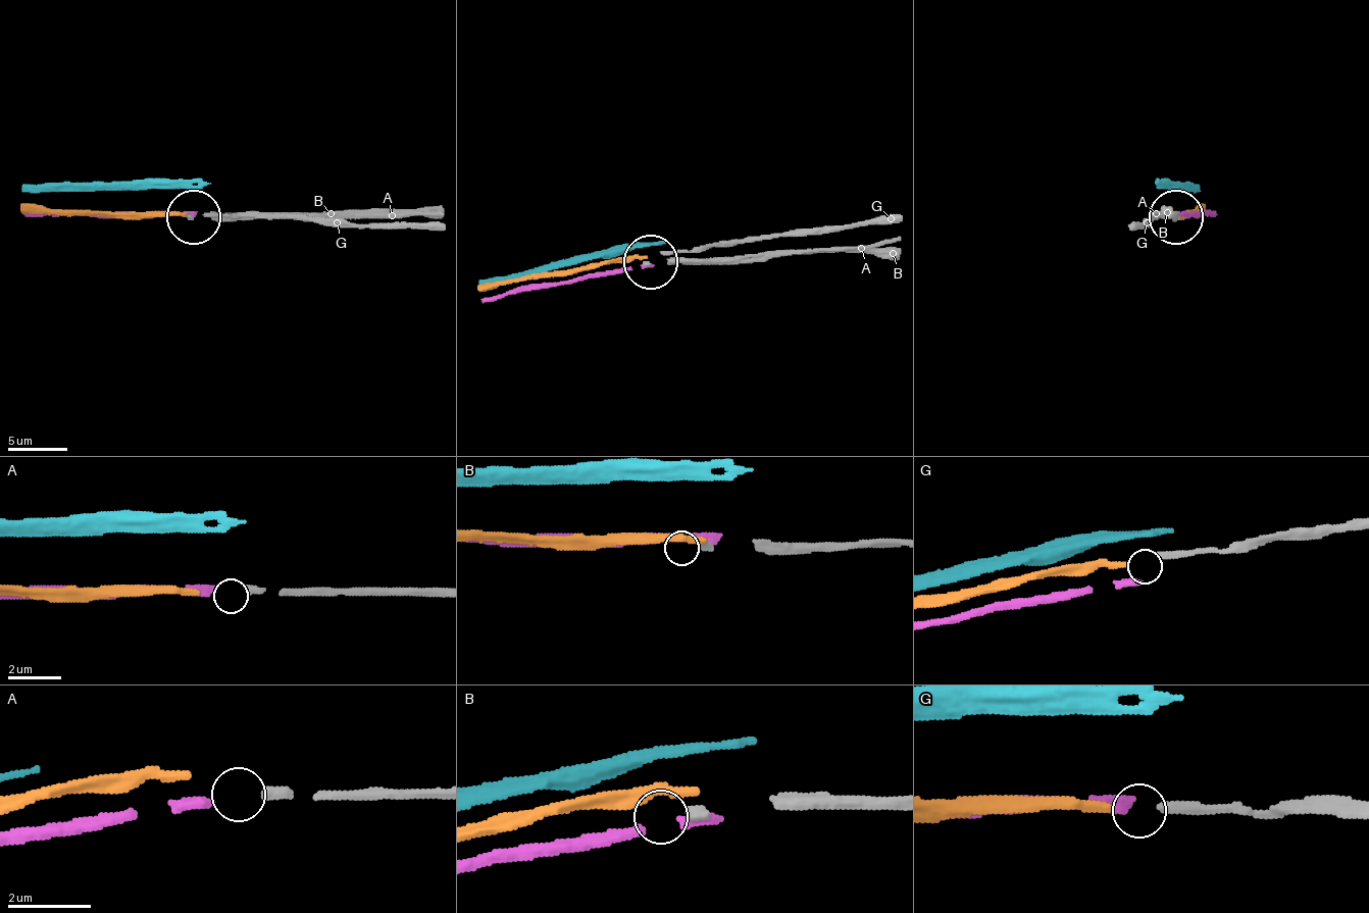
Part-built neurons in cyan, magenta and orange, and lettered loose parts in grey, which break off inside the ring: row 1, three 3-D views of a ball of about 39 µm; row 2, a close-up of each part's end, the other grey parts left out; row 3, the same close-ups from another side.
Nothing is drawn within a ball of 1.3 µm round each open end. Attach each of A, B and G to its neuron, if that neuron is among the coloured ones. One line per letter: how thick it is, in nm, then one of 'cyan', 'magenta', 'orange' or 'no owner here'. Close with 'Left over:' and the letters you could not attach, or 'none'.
A: calibre 240 nm; magenta
B: calibre 200 nm; no owner here
G: calibre 260 nm; orange
Left over: B

